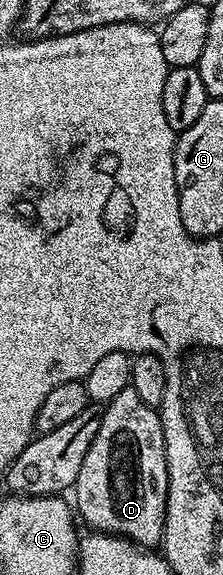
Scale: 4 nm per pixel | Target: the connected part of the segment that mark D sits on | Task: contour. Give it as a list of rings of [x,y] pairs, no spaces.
[[[131,385],[103,408],[90,453],[86,453],[82,469],[78,469],[74,494],[75,510],[91,530],[121,535],[139,547],[161,546],[168,504],[164,430],[159,410],[146,405]]]

